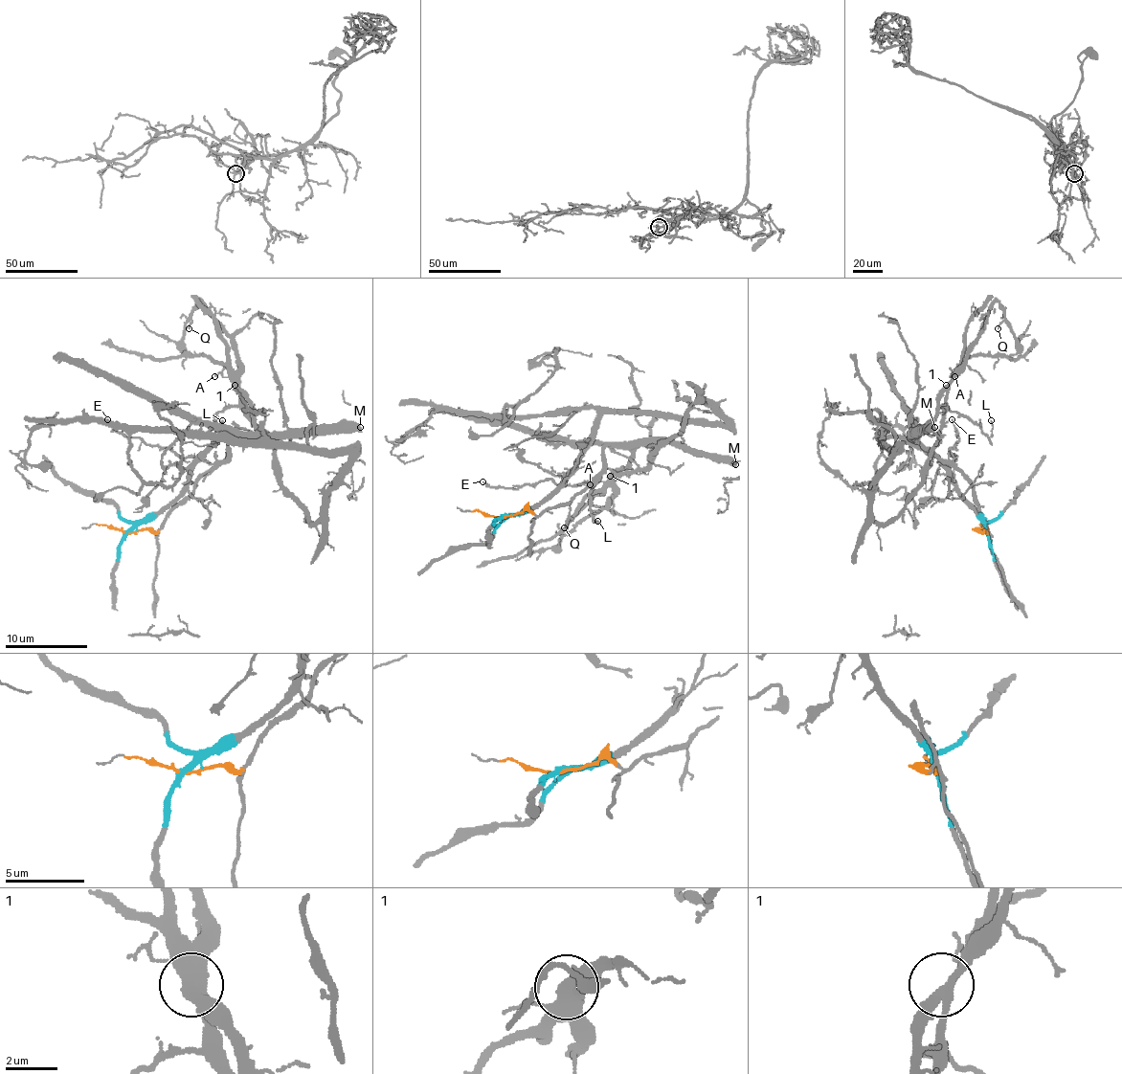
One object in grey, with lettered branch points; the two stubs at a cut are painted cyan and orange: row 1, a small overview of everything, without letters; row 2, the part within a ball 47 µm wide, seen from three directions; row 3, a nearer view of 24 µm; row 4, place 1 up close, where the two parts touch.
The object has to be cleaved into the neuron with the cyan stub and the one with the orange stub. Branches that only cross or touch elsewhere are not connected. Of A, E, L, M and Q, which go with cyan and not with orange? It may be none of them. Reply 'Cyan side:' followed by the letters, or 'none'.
Cyan side: L, Q

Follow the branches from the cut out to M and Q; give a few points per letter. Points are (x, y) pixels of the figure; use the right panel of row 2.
M: (987, 531), (980, 531), (985, 517), (978, 510), (973, 483), (912, 436), (935, 428)
Q: (987, 531), (898, 438), (871, 508), (890, 523), (921, 483), (995, 302), (998, 329)

